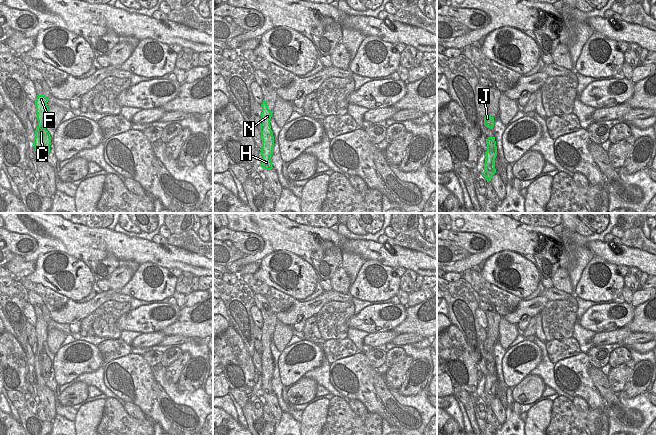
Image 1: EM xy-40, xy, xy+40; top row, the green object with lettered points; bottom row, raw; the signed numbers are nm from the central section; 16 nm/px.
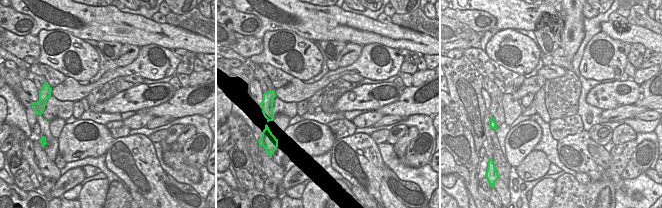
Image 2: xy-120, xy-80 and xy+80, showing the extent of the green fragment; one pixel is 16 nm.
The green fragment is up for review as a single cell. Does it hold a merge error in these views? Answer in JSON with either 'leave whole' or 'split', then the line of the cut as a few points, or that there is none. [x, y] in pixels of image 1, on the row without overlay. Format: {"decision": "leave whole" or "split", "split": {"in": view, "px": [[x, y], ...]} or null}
{"decision": "split", "split": {"in": "xy", "px": [[261, 340], [263, 351], [260, 354]]}}

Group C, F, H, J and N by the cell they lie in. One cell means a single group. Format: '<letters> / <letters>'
C F H N / J

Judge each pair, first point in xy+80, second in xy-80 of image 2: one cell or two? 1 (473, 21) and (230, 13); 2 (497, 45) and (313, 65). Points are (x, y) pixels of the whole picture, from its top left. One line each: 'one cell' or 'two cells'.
1: one cell
2: one cell

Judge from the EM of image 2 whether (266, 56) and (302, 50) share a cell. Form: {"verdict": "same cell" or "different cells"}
{"verdict": "same cell"}

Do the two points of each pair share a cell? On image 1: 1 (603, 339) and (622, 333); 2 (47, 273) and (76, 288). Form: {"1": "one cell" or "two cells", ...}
{"1": "one cell", "2": "one cell"}

